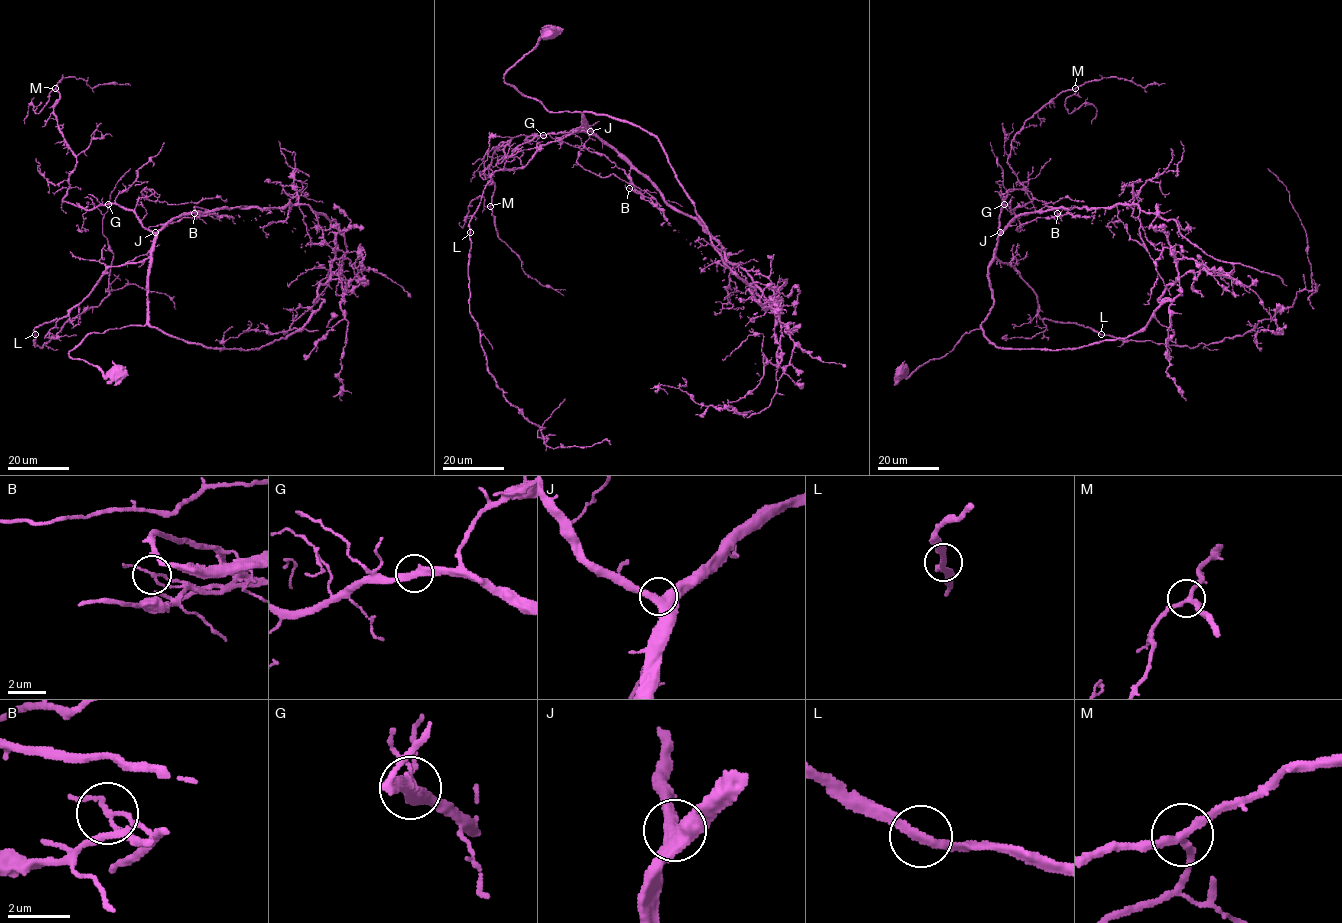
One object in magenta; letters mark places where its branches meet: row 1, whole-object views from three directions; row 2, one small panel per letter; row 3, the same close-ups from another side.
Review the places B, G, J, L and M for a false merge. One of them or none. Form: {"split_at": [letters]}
{"split_at": ["B"]}

